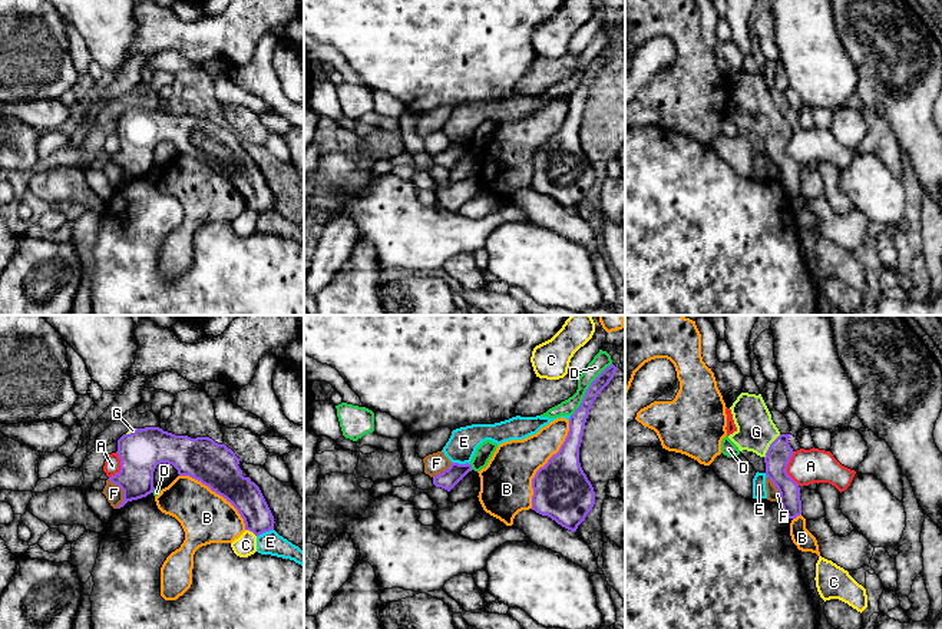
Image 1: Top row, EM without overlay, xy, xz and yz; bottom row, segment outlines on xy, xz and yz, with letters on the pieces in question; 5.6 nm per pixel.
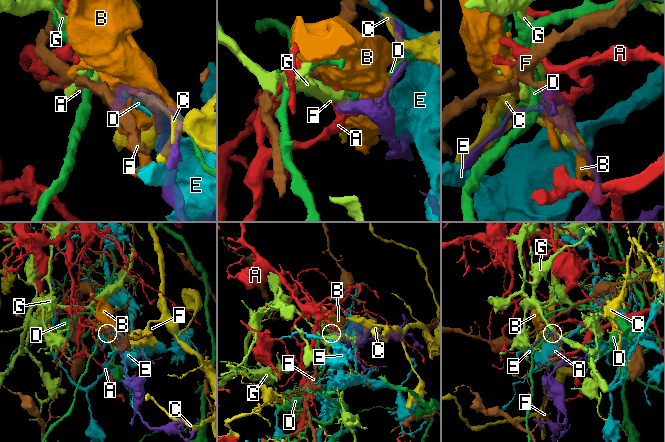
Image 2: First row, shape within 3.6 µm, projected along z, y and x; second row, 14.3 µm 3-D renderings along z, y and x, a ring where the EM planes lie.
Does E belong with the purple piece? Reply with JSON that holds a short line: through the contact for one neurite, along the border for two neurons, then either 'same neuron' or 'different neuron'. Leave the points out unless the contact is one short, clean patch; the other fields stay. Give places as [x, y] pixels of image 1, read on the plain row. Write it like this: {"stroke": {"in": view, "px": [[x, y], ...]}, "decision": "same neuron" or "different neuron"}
{"decision": "different neuron"}

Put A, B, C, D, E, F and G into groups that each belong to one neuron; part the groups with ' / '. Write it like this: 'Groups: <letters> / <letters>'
Groups: A / B / C / D / E / F / G

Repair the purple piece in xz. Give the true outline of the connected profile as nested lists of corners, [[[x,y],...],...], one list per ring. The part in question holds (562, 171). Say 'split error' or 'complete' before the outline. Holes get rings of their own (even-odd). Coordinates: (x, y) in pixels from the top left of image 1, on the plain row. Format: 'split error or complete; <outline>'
complete; [[[611,43],[591,62],[581,85],[569,96],[569,110],[559,130],[532,158],[532,189],[571,211],[576,211],[595,183],[594,166],[579,142],[579,126],[588,92],[615,50]]]

